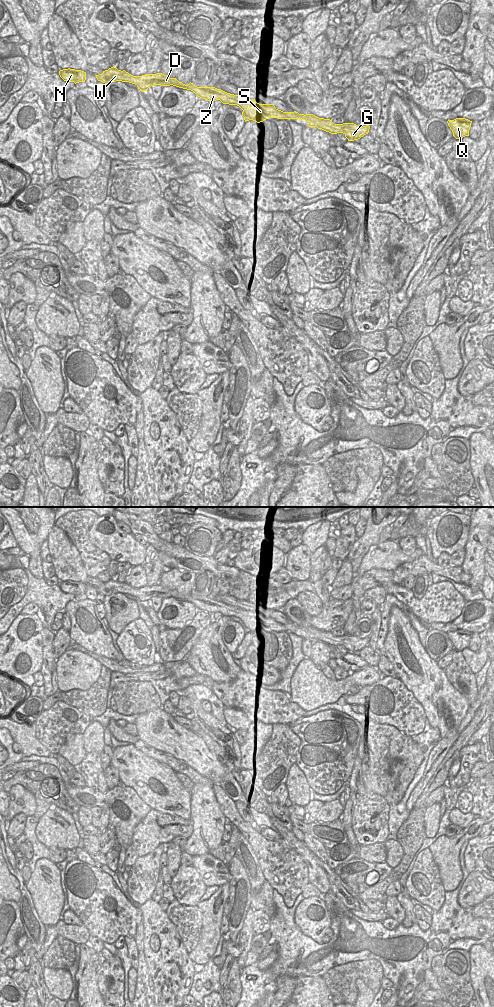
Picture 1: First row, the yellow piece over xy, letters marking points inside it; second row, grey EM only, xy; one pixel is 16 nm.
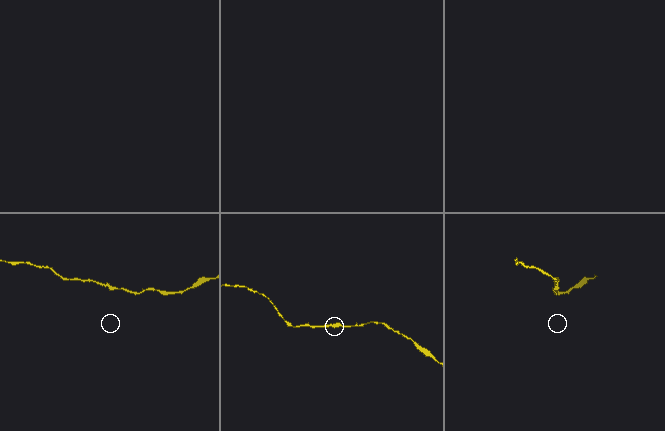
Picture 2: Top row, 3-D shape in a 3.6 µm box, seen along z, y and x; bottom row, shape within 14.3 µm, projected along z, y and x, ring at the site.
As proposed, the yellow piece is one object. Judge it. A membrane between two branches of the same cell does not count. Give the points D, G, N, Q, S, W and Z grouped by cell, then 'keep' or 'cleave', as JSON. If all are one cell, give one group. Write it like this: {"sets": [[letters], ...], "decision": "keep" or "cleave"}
{"sets": [["D", "G", "N", "Q", "S", "W", "Z"]], "decision": "keep"}

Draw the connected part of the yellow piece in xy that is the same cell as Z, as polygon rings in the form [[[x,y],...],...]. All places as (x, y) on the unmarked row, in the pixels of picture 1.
[[[115,578],[103,583],[102,586],[95,587],[98,593],[109,596],[116,593],[129,594],[138,598],[140,603],[147,603],[153,597],[176,598],[193,603],[198,609],[208,612],[220,612],[223,616],[237,617],[243,624],[245,634],[253,632],[257,635],[268,630],[278,631],[300,631],[305,632],[309,639],[317,639],[331,646],[343,645],[348,653],[358,652],[368,646],[370,638],[360,639],[354,635],[334,636],[332,631],[319,630],[313,626],[299,626],[298,624],[283,624],[275,620],[273,616],[259,616],[250,610],[241,609],[227,605],[215,599],[197,599],[193,595],[188,597],[179,594],[176,590],[170,590],[162,585],[145,586],[133,588],[125,582],[118,582]]]

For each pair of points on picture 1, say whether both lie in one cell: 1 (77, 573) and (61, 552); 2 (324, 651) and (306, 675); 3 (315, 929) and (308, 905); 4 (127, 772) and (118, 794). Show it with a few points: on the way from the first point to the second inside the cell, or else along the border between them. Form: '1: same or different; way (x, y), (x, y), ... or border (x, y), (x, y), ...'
1: same; way (74, 568), (65, 557)
2: different; border (308, 658), (326, 676), (332, 679)
3: same; way (313, 923), (309, 918), (309, 911)
4: different; border (125, 785), (132, 788), (143, 800)

